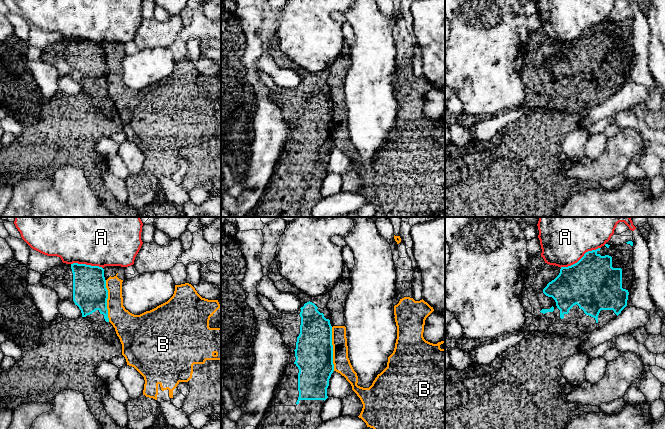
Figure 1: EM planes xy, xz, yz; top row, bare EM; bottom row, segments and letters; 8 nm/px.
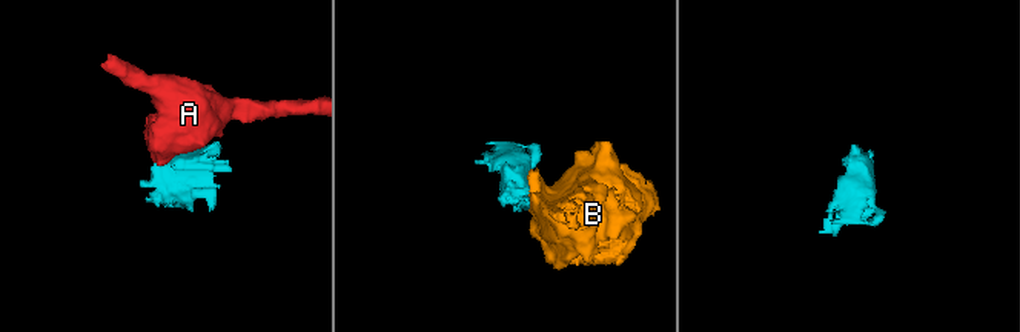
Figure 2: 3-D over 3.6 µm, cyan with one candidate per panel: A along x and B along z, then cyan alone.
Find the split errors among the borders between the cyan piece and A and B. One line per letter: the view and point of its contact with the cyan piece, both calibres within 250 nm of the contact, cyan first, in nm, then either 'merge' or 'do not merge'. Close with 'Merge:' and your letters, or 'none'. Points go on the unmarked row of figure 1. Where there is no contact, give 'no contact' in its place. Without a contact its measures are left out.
A: yz (581, 34) | 420/340 nm | do not merge
B: xz (332, 125) | 300/140 nm | merge
Merge: B

